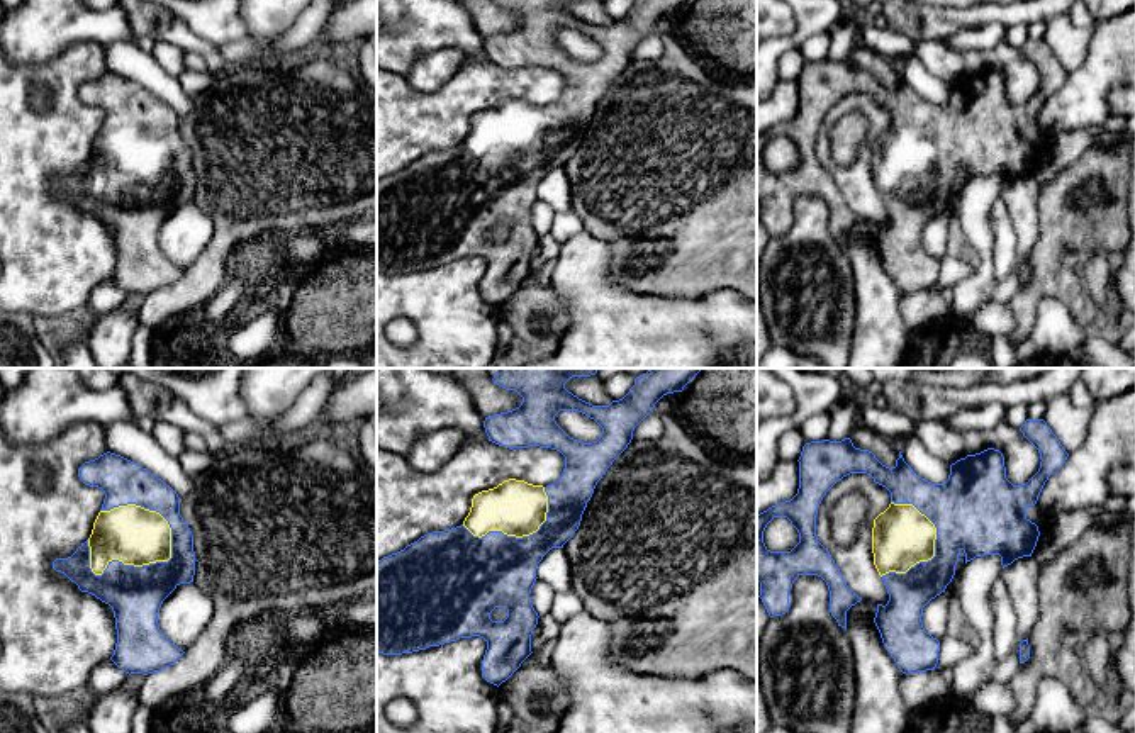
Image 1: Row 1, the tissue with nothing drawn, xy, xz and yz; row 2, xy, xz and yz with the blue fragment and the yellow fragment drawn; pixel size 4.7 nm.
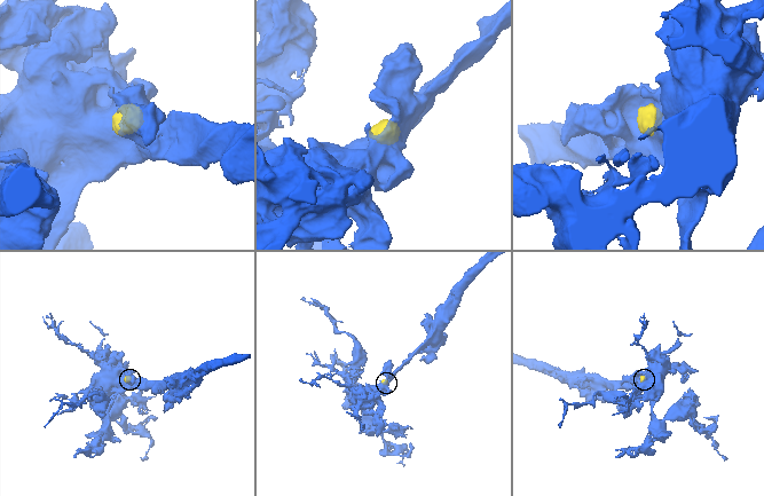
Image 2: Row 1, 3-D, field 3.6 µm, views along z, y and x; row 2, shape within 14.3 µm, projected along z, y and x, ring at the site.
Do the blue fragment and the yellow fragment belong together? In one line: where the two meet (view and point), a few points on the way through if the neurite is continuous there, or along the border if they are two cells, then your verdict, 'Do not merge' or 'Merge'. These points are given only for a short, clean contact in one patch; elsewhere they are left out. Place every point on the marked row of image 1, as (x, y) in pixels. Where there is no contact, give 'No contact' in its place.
Touches blue at xy (146, 565). Merge

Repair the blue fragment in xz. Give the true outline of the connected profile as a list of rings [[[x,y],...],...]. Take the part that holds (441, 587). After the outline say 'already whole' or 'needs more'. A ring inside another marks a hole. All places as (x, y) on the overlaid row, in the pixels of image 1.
[[[485,368],[495,385],[514,390],[523,397],[519,407],[485,417],[484,428],[489,441],[507,448],[551,448],[565,456],[562,477],[551,485],[533,485],[524,480],[509,478],[494,489],[473,495],[472,507],[461,526],[433,531],[407,545],[404,550],[377,560],[377,653],[402,655],[429,646],[439,646],[460,638],[480,636],[487,641],[482,660],[482,677],[500,685],[533,653],[531,635],[538,624],[538,613],[531,604],[531,589],[536,582],[536,568],[551,548],[563,545],[579,529],[582,514],[590,501],[597,482],[612,462],[628,448],[635,428],[653,411],[655,404],[667,394],[682,392],[701,368],[650,368],[635,378],[629,392],[609,406],[592,406],[565,389],[572,377],[590,377],[597,368]],[[560,411],[579,411],[594,419],[602,434],[597,441],[584,443],[570,438],[555,421]],[[506,607],[504,621],[492,621],[490,613]]] | needs more

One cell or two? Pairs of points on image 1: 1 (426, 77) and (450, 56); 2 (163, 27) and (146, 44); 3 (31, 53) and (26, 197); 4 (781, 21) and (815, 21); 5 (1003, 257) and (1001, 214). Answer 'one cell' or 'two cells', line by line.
1: one cell
2: two cells
3: two cells
4: two cells
5: one cell

